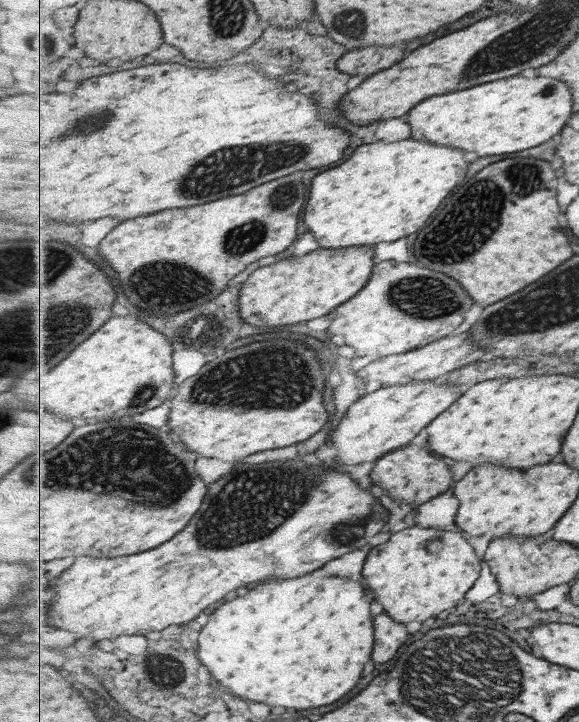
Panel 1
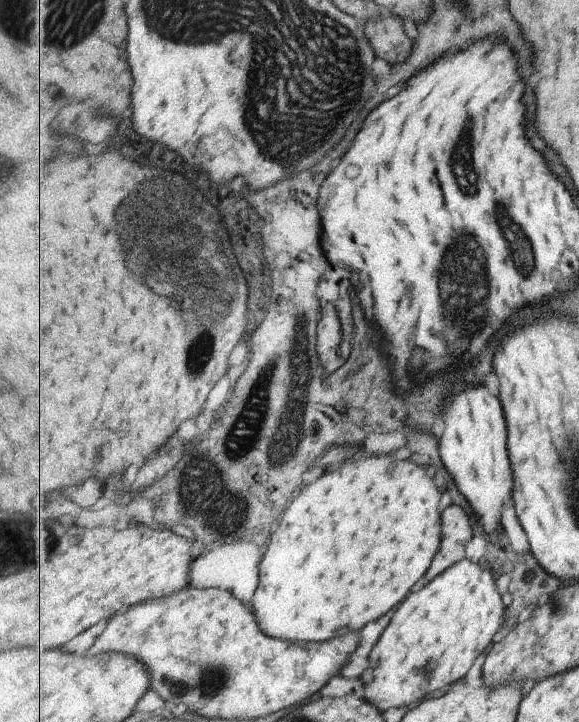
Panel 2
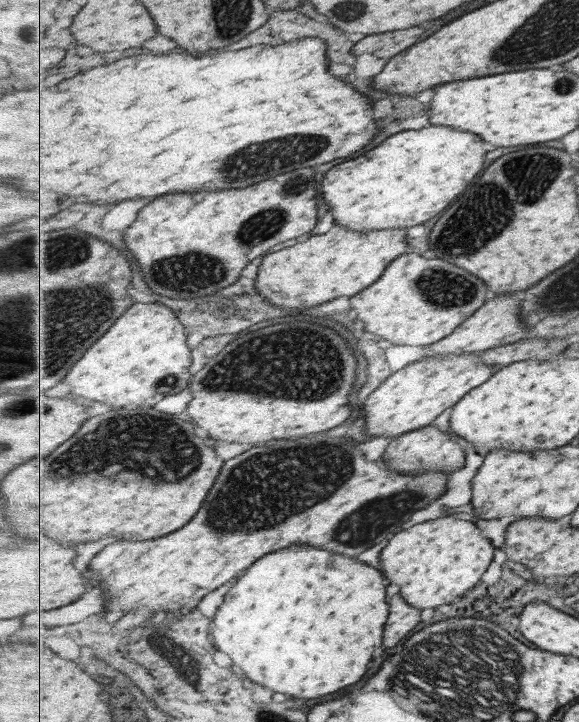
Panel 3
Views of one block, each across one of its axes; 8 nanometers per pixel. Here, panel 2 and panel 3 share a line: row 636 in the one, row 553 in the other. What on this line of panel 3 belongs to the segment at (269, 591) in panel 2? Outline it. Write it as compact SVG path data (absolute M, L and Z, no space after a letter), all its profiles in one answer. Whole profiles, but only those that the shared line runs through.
M291 545L287 549L276 550L272 554L264 556L255 564L252 564L241 575L236 584L225 595L222 604L219 606L213 618L212 640L215 640L217 648L225 654L229 654L233 658L233 664L239 666L245 676L261 686L271 688L273 692L281 692L281 694L291 694L295 698L321 698L333 692L339 692L351 684L361 682L361 678L369 672L369 662L375 654L377 648L381 648L383 644L383 630L389 618L389 602L387 598L387 582L383 578L383 574L374 566L369 566L362 562L359 557L347 556L338 552L325 551L319 547L311 547L311 545Z

